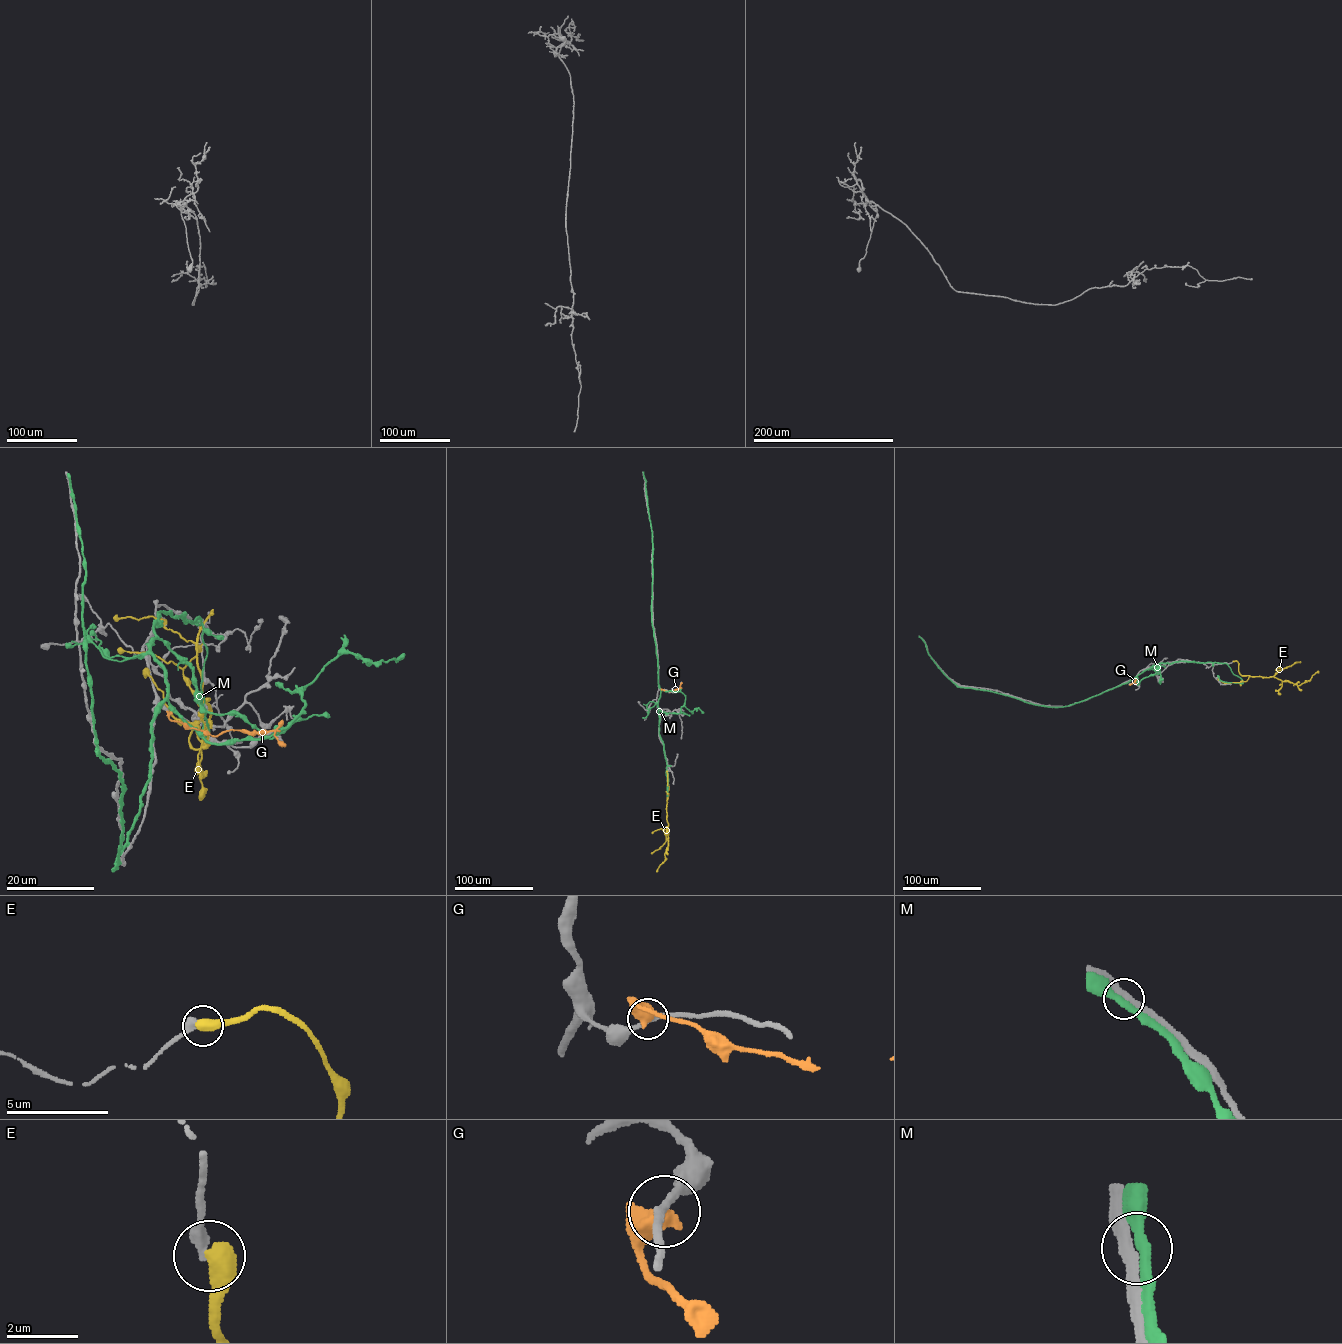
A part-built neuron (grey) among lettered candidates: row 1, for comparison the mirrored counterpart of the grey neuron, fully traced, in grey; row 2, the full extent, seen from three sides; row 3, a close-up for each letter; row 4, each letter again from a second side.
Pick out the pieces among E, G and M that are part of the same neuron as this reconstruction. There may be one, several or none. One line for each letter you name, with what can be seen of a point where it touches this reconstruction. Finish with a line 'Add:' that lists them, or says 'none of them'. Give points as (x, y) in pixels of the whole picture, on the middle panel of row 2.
Add: none of them

